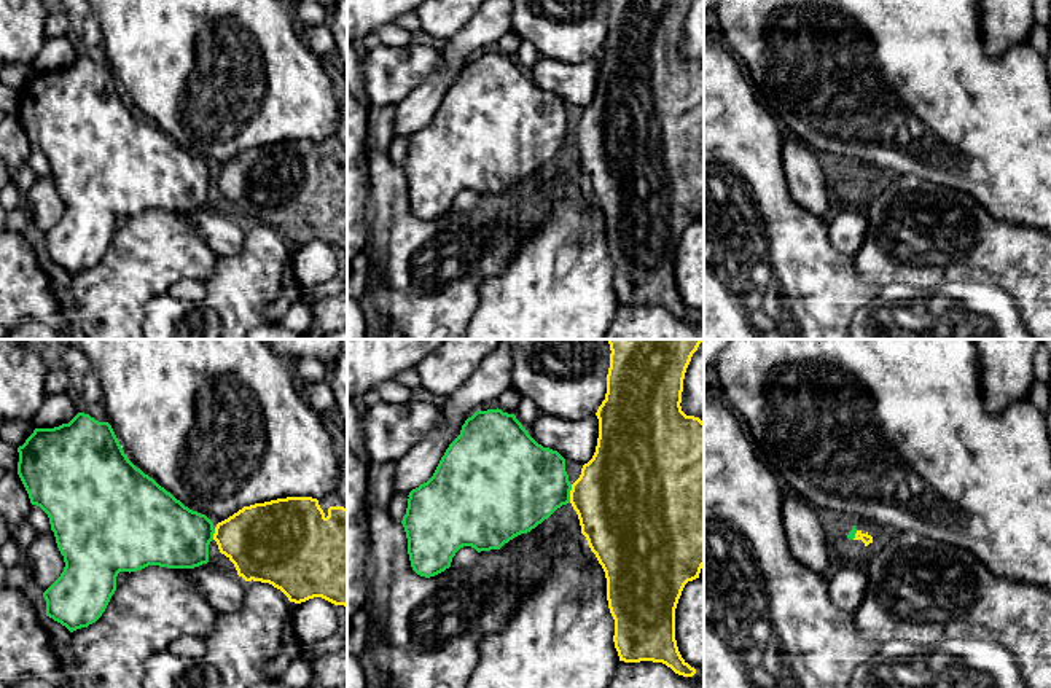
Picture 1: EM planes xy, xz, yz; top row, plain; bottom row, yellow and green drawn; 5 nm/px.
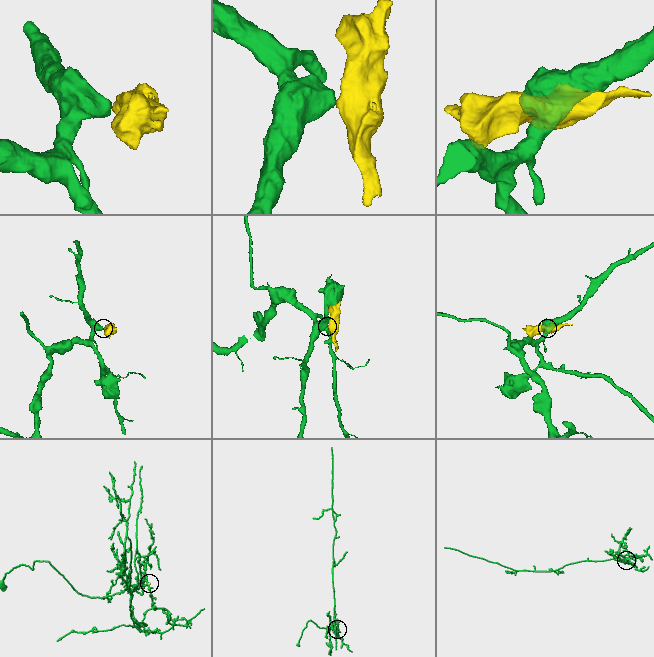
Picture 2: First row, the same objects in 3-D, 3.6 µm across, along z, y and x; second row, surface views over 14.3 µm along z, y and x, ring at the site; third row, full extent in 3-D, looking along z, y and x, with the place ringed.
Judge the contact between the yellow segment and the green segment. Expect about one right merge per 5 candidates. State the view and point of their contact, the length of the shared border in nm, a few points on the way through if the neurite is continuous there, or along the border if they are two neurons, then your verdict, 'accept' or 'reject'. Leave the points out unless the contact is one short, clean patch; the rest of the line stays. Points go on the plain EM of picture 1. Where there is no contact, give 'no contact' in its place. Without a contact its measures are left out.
xz (570, 137) | 100 nm | along xz (572, 128), (569, 145) | reject

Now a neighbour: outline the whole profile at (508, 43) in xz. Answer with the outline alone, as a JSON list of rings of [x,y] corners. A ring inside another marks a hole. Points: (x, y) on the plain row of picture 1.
[[[510,30],[497,41],[498,53],[508,57],[514,57],[516,51],[521,46],[521,41],[522,38],[514,30]]]

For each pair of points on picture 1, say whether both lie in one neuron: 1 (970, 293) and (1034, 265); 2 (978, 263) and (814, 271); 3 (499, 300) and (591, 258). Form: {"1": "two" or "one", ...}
{"1": "two", "2": "two", "3": "one"}

